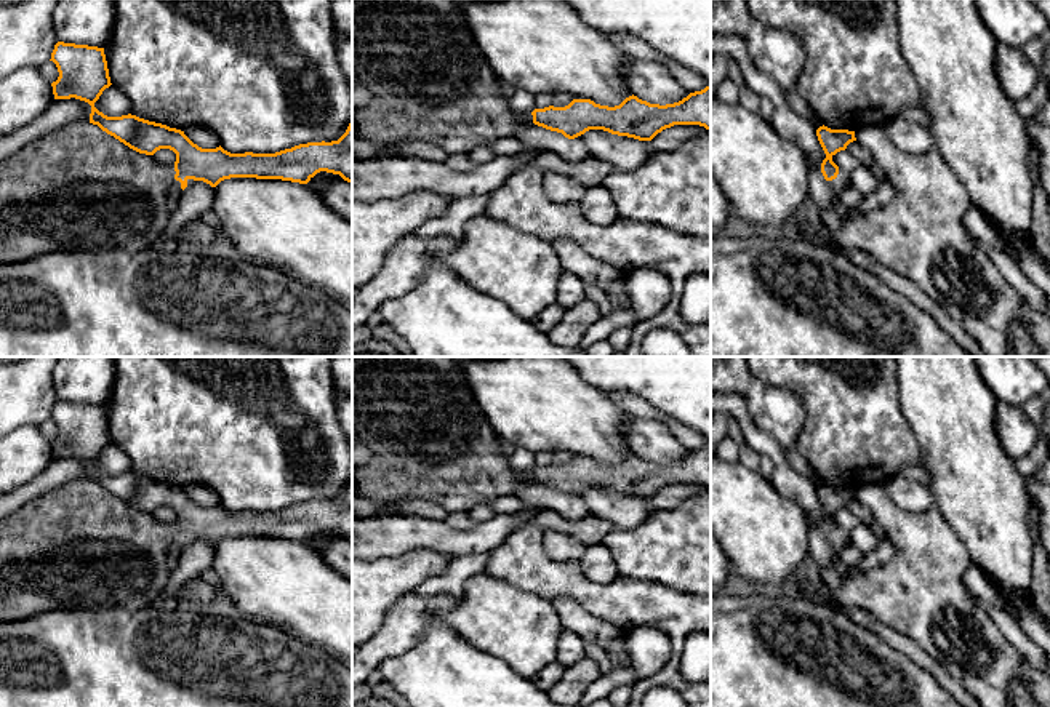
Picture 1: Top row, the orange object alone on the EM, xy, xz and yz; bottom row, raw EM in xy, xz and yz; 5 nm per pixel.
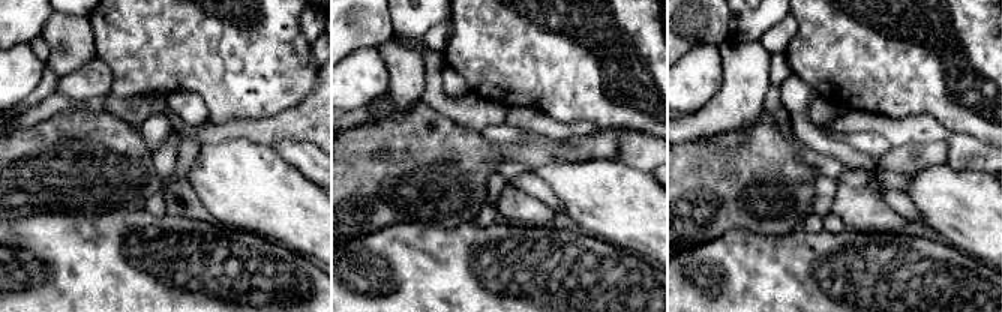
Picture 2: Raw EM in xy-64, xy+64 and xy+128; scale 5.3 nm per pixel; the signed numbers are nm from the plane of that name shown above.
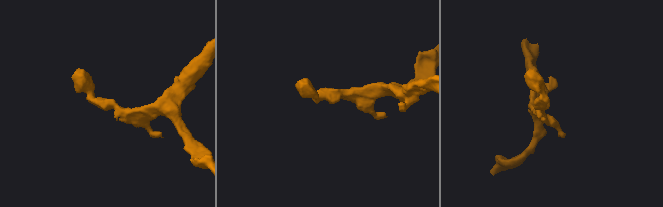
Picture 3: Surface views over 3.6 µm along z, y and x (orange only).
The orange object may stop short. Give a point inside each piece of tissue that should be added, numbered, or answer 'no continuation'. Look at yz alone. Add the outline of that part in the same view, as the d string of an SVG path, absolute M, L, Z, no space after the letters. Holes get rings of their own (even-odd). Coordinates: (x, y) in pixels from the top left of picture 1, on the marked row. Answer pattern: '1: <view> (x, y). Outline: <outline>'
1: yz (842, 181). Outline: M839 170L839 174L836 179L828 181L831 189L834 190L834 194L842 194L844 190L847 190L852 186L852 179L850 174L847 174L845 171Z

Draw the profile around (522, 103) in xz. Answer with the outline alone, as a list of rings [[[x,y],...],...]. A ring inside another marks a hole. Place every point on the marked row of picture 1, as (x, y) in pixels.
[[[517,90],[511,98],[509,104],[512,110],[520,117],[528,117],[535,107],[535,96],[528,91]]]

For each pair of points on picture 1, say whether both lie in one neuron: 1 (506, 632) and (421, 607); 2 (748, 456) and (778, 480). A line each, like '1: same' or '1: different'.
1: same
2: different

